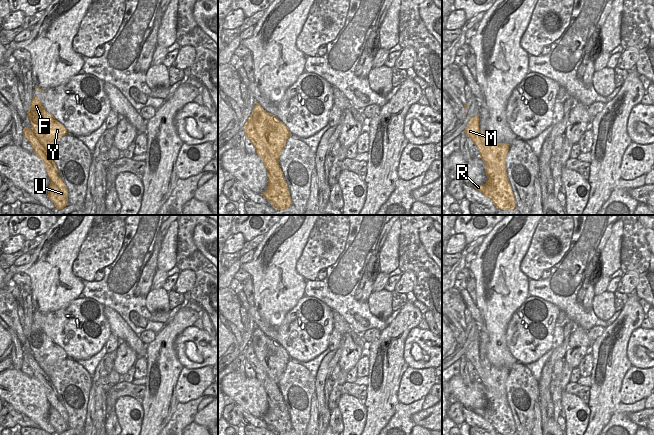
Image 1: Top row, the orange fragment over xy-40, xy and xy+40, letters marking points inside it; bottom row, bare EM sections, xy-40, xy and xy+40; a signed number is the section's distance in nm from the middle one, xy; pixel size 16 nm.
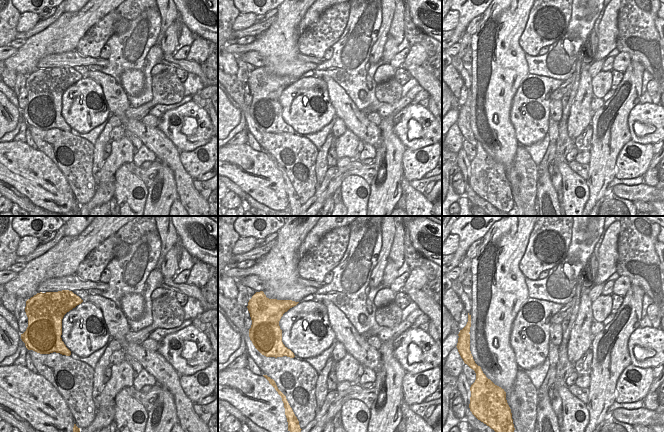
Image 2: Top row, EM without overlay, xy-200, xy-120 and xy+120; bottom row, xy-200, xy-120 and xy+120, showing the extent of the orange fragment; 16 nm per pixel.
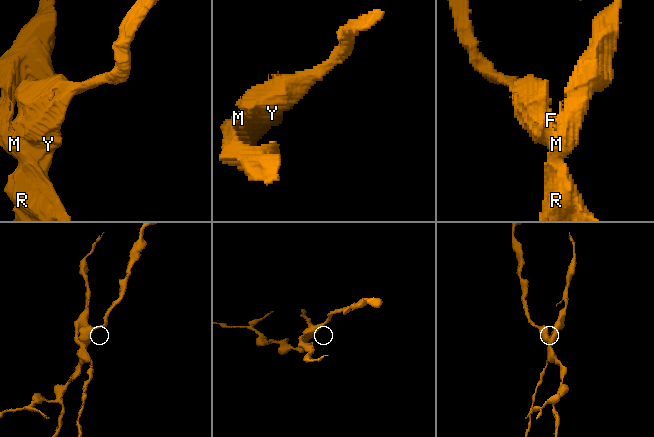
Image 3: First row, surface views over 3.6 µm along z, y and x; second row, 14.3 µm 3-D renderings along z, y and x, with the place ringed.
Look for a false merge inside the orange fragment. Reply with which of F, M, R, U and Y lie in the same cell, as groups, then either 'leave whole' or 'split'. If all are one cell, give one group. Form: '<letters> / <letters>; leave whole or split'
F R Y / M U; split

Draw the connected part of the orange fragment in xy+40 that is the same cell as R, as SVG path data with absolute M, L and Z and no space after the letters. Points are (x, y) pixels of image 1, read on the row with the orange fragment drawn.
M488 182L484 185L476 185L474 188L488 197L499 210L512 210L516 208L516 201L513 193L498 194L496 191L486 189L485 186L487 184Z

